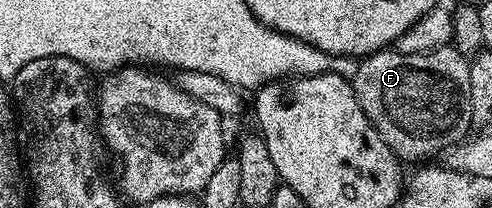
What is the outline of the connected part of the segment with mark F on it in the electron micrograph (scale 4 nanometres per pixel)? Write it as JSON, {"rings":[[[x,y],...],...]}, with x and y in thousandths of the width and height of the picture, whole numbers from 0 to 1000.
{"rings":[[[797,231],[732,279],[717,433],[762,630],[817,779],[856,774],[935,697],[963,615],[955,298],[931,236],[811,255]]]}

